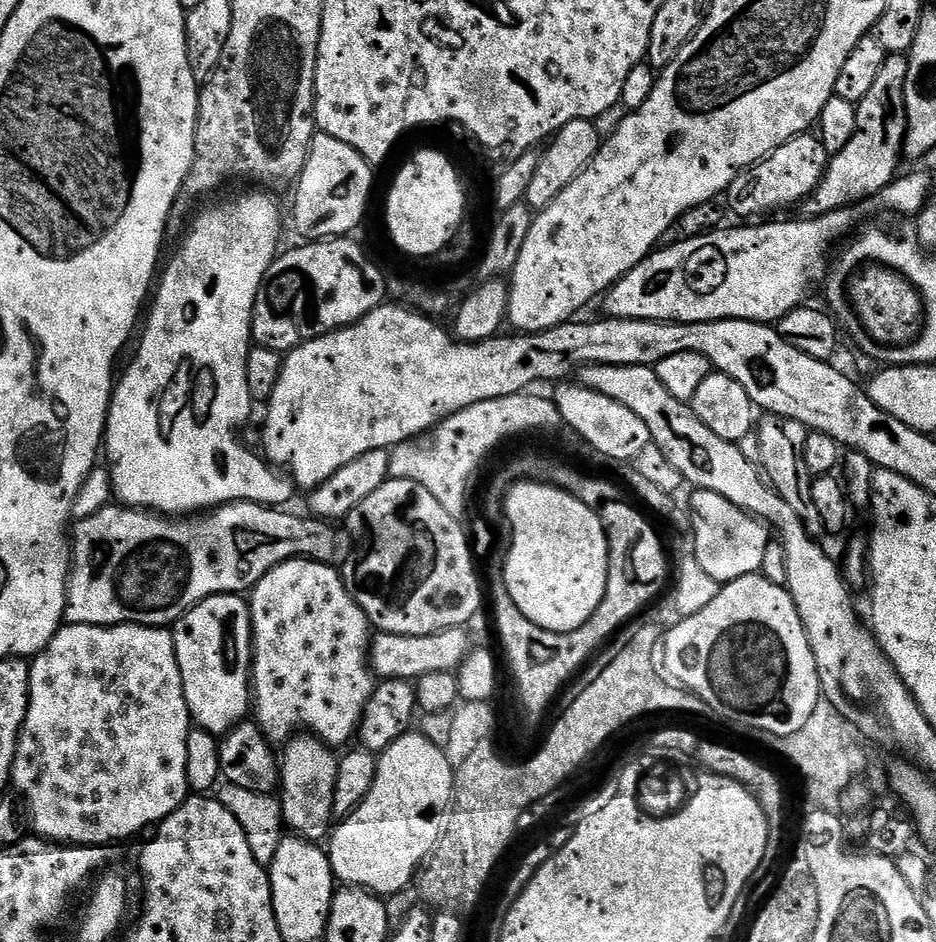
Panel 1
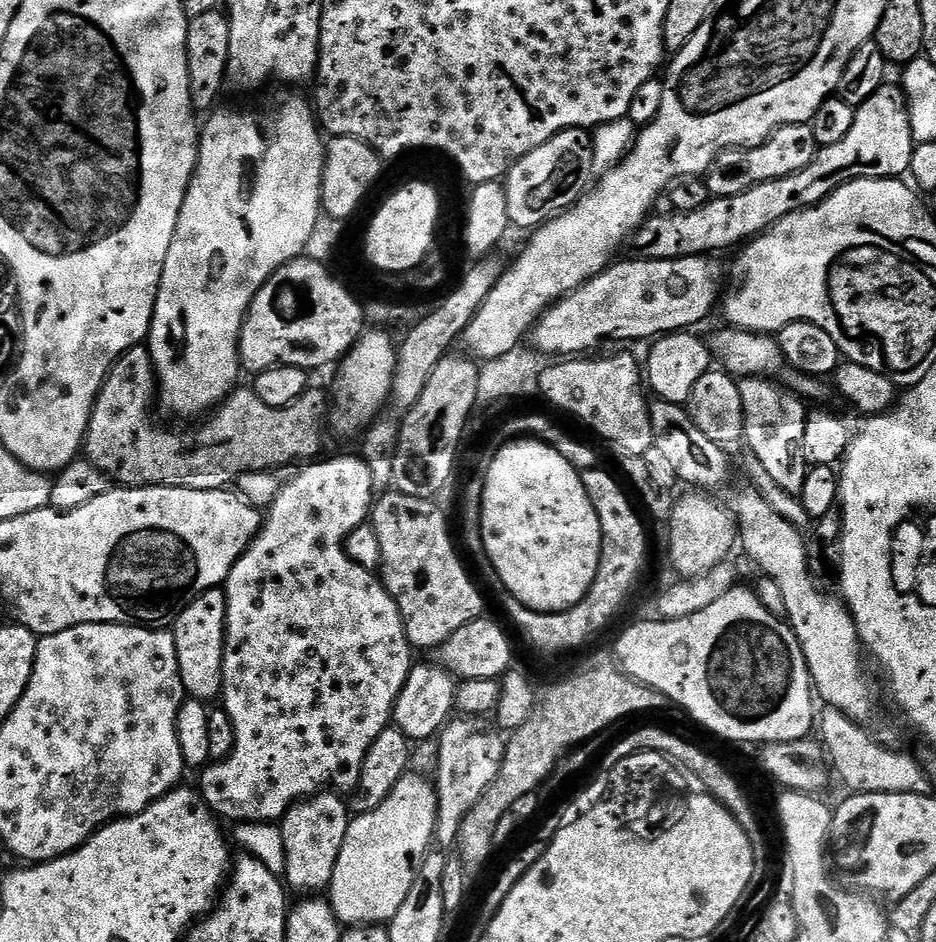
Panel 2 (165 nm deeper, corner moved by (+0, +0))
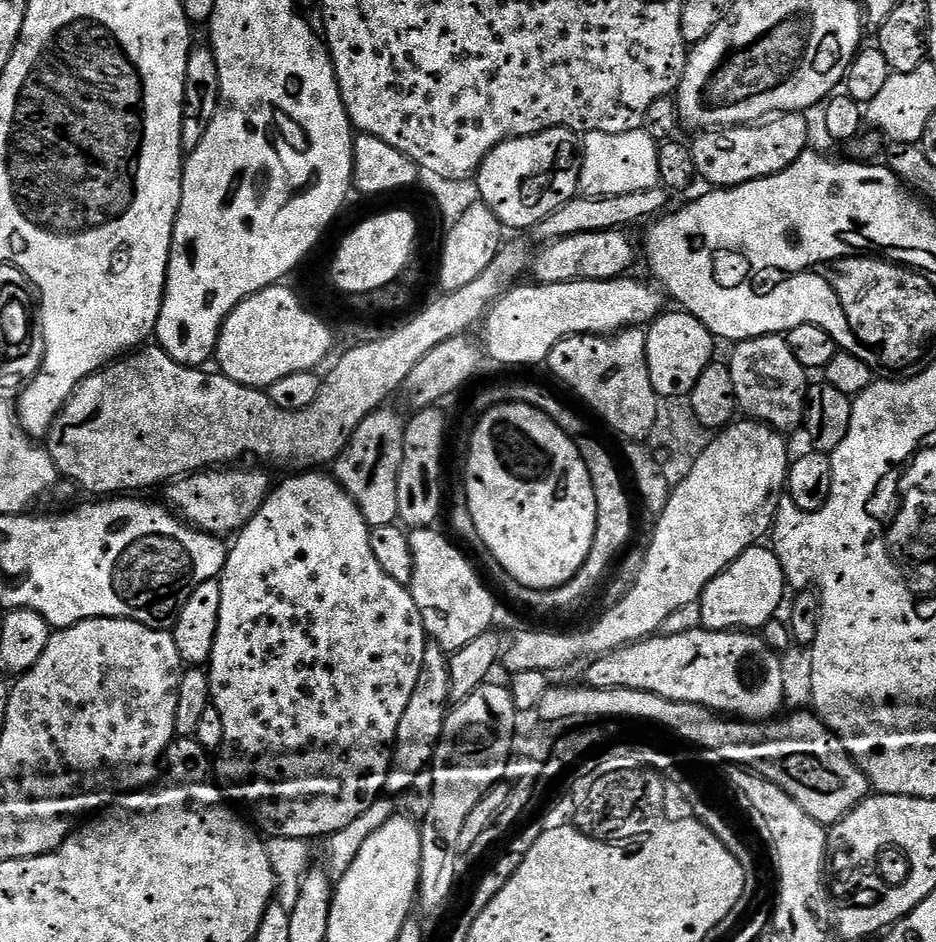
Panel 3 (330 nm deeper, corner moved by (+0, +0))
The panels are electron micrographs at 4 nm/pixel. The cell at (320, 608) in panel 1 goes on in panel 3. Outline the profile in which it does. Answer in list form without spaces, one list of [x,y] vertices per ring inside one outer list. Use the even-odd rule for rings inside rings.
[[[304,470],[296,474],[300,476],[292,476],[289,480],[282,481],[277,488],[275,485],[269,491],[268,497],[264,499],[264,504],[254,514],[254,518],[250,518],[247,526],[240,529],[235,537],[235,540],[237,539],[236,545],[233,543],[229,547],[228,560],[224,564],[223,572],[218,577],[220,589],[222,590],[222,606],[218,614],[218,630],[214,638],[212,659],[206,665],[210,690],[212,691],[210,704],[211,707],[218,710],[218,714],[222,714],[222,746],[214,756],[214,776],[218,781],[219,787],[229,801],[235,802],[237,805],[245,804],[252,811],[253,817],[251,816],[251,819],[261,833],[267,834],[269,837],[298,838],[299,840],[309,842],[315,841],[315,836],[335,837],[338,830],[346,830],[346,826],[350,826],[350,822],[354,822],[359,816],[366,814],[366,810],[370,810],[372,803],[375,800],[381,799],[384,787],[386,786],[388,770],[392,767],[392,750],[396,743],[396,735],[398,734],[398,722],[402,722],[402,714],[406,714],[406,706],[410,706],[410,698],[418,686],[418,674],[422,670],[422,658],[430,643],[428,633],[424,631],[422,614],[414,602],[411,591],[405,585],[394,582],[394,578],[390,578],[390,574],[386,574],[382,570],[382,566],[378,566],[378,558],[374,558],[374,550],[370,550],[370,529],[368,523],[362,518],[362,510],[358,510],[358,506],[350,498],[350,494],[346,494],[344,487],[335,478],[331,475],[323,476],[320,472],[323,471]]]

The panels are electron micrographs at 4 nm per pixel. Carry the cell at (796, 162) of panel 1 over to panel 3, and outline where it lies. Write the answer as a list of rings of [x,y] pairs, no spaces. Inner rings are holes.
[[[785,112],[775,118],[765,119],[763,122],[753,122],[743,126],[733,126],[723,130],[704,130],[699,133],[696,141],[690,144],[696,175],[704,179],[713,189],[737,188],[746,182],[754,182],[758,178],[766,178],[786,170],[802,153],[809,151],[808,119],[803,112]]]

